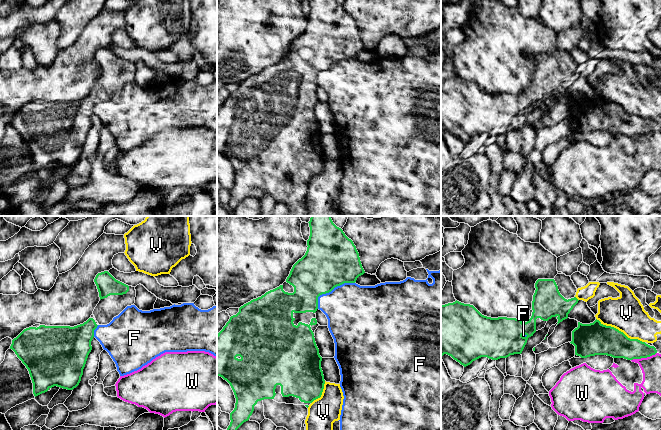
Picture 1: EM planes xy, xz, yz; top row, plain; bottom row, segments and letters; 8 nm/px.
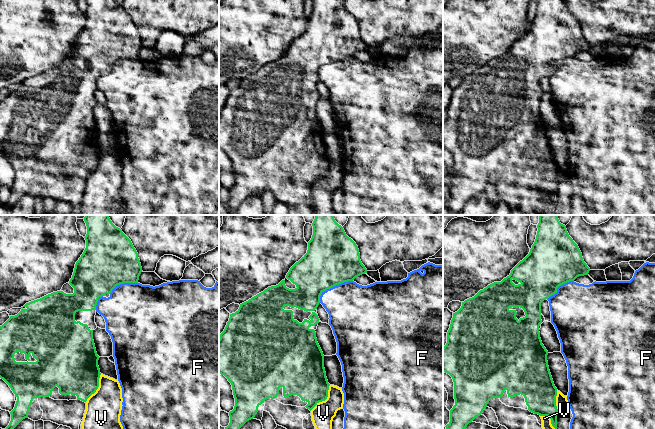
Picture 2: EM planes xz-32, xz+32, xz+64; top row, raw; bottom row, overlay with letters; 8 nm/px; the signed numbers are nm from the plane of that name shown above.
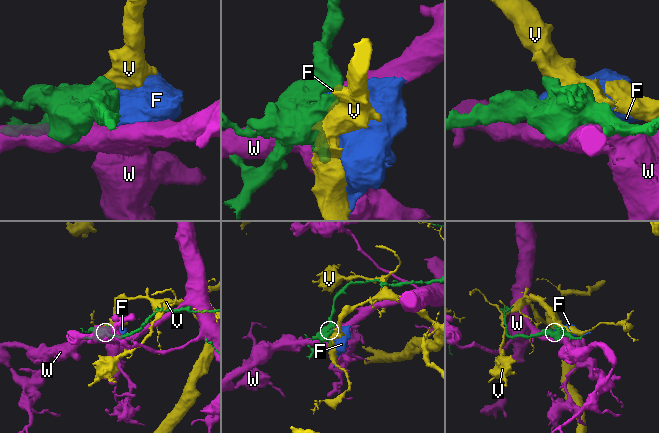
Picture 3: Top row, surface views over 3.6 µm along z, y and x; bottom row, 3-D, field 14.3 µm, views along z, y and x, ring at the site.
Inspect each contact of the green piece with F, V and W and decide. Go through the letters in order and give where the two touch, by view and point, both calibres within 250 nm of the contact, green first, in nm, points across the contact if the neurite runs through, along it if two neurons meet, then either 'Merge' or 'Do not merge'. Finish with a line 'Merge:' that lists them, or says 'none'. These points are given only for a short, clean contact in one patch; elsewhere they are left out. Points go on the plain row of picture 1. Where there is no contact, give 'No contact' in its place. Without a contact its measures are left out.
F: Touches green at xz (330, 67). Thickness 420 nm (green) against 440 nm. Boundary: xz (354, 58), (344, 58), (322, 69), (318, 73), (317, 84). Do not merge
V: Touches green at yz (620, 107). Thickness 260 nm (green) against 280 nm. Do not merge
W: Touches green at yz (643, 133). Thickness 220 nm (green) against 160 nm. Do not merge
Merge: none

